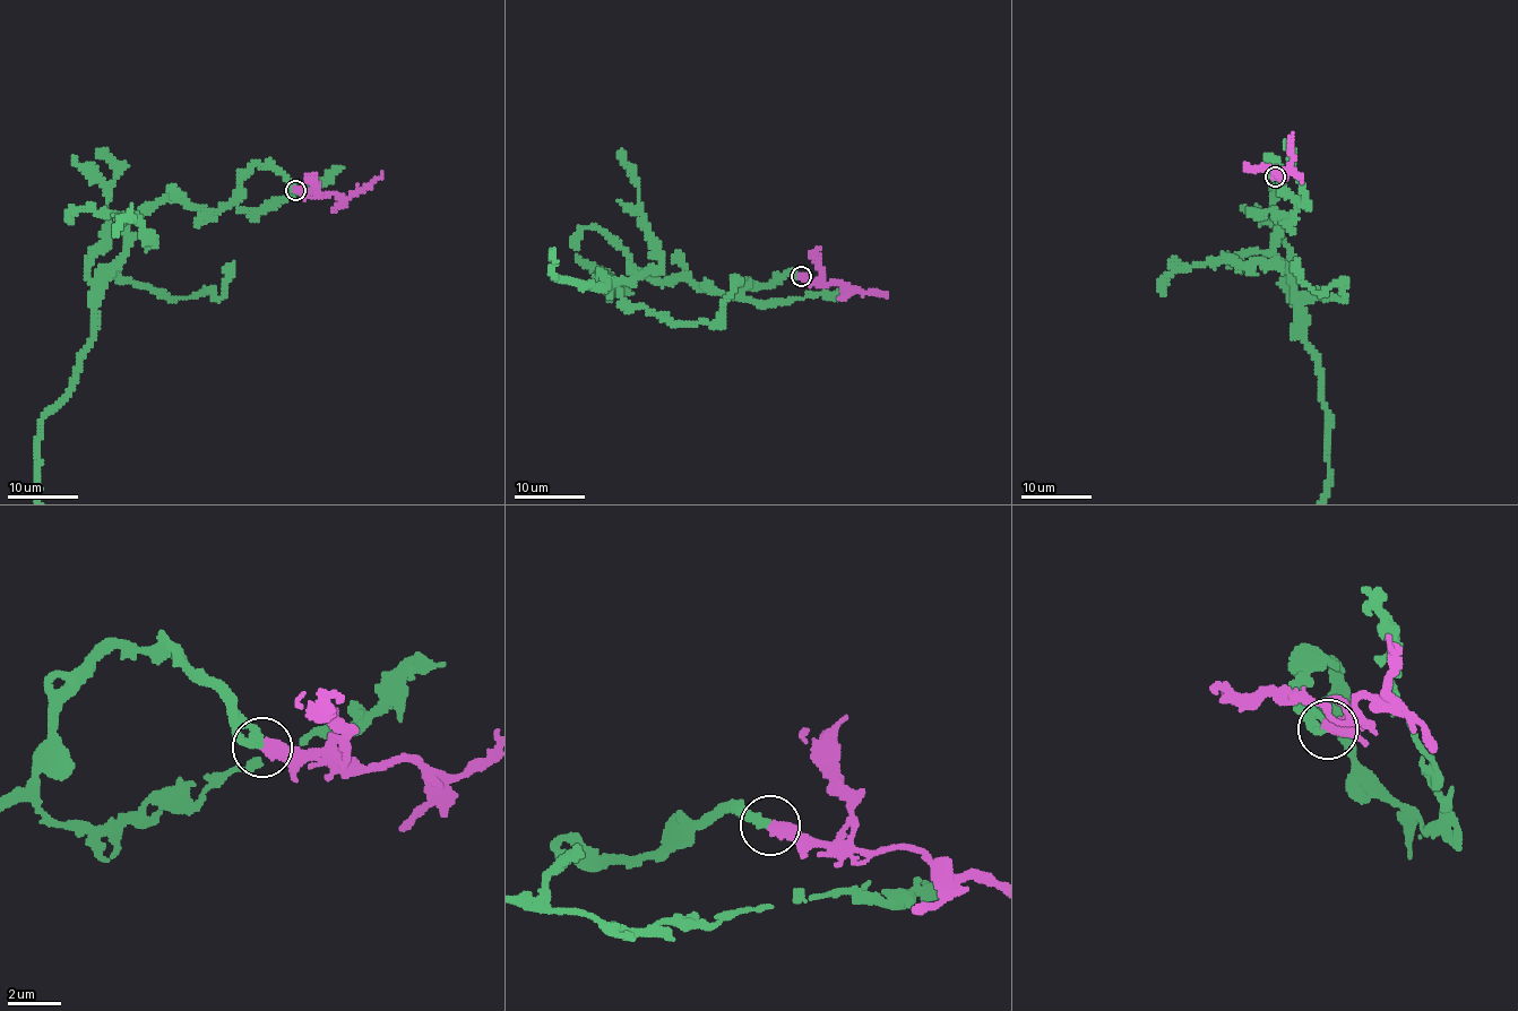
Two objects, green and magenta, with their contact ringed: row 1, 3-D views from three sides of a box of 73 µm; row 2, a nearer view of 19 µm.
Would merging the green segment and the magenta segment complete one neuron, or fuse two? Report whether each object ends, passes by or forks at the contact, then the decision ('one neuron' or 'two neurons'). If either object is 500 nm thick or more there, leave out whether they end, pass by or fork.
green ends; magenta ends; one neuron

